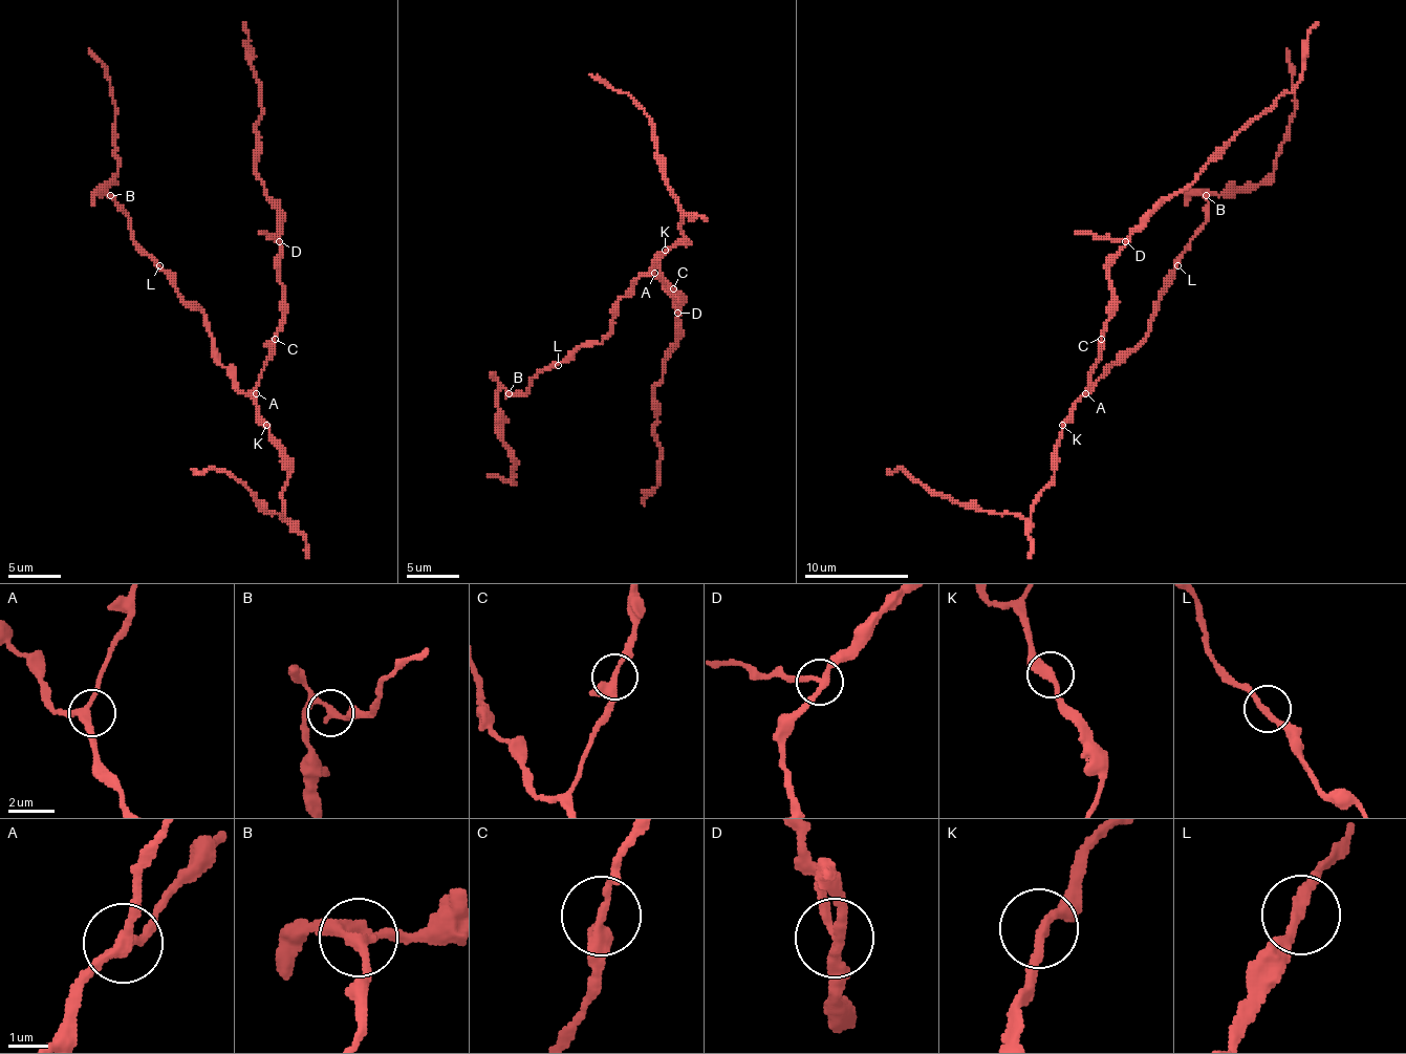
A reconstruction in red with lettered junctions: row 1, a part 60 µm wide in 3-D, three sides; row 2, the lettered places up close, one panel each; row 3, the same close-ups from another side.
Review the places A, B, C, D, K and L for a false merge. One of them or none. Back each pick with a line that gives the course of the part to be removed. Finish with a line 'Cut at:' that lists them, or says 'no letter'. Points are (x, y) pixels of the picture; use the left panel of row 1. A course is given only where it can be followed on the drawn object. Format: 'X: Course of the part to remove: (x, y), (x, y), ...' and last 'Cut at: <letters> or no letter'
D: Course of the part to remove: (280, 241), (259, 231)
Cut at: D

